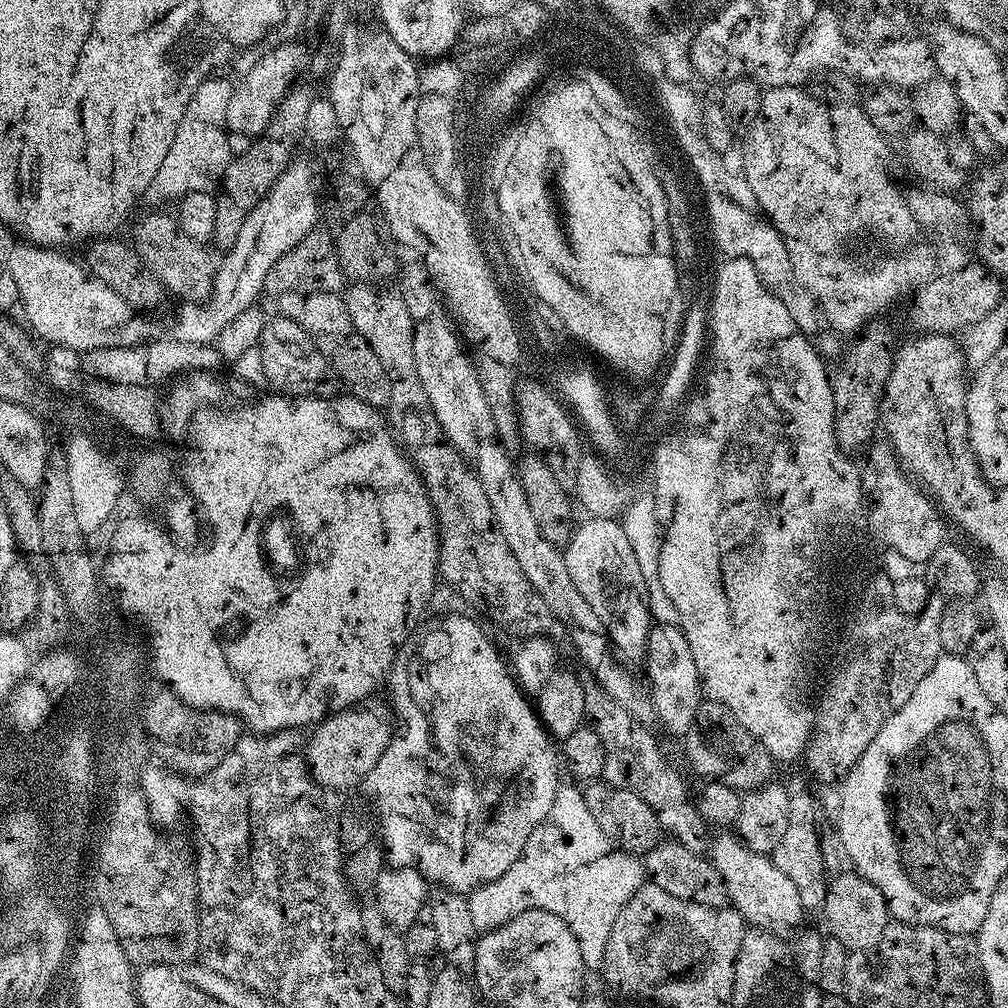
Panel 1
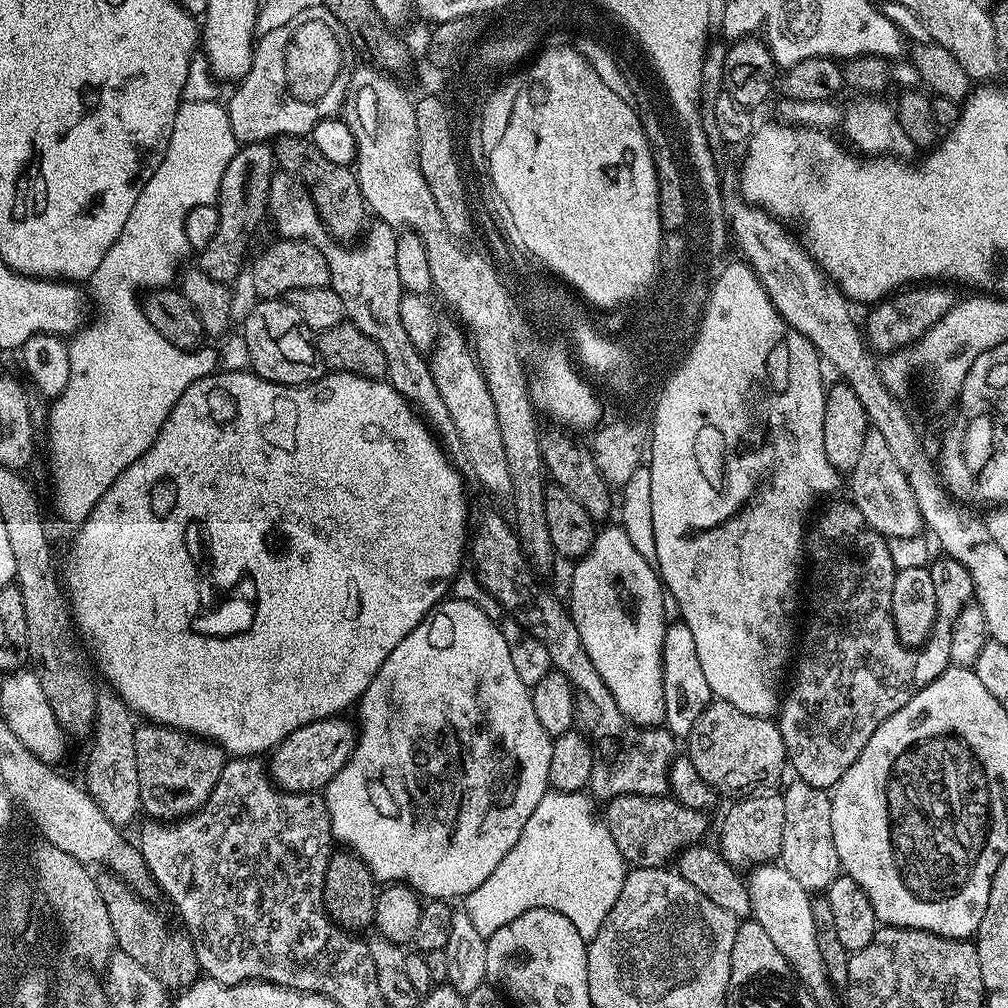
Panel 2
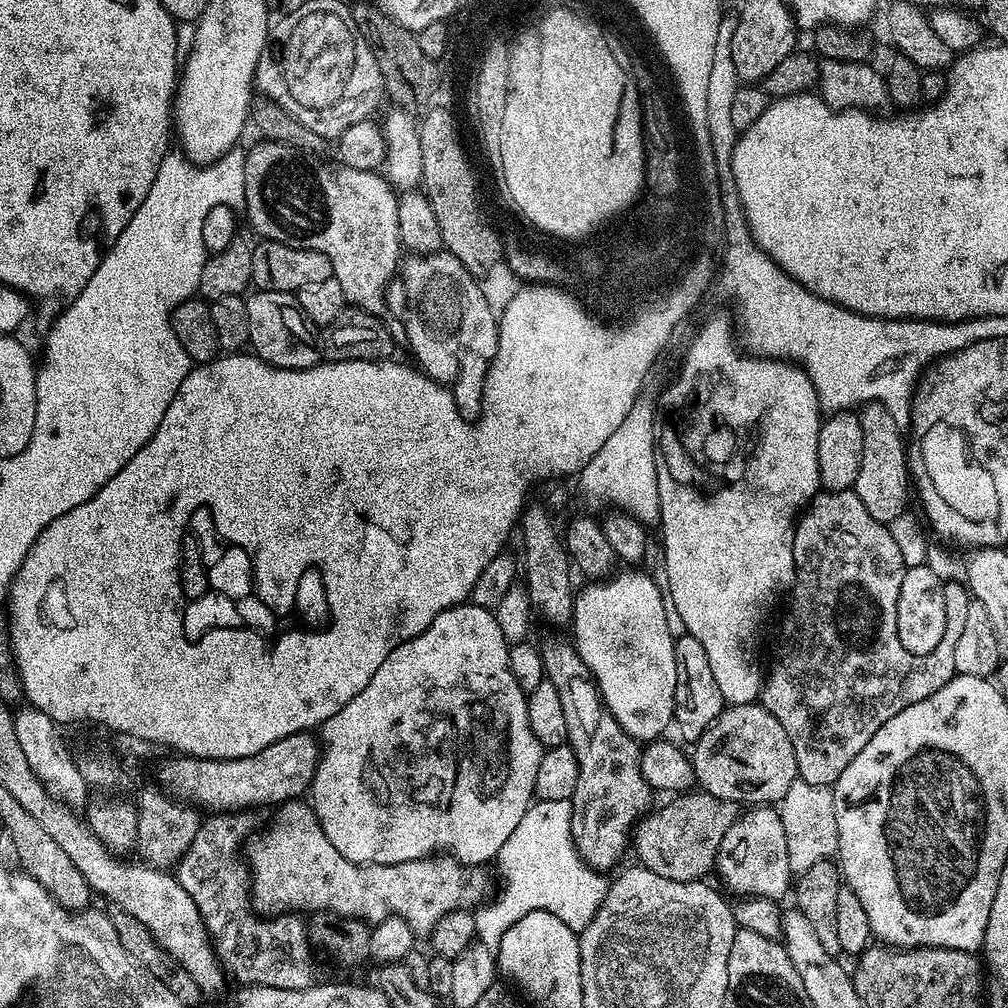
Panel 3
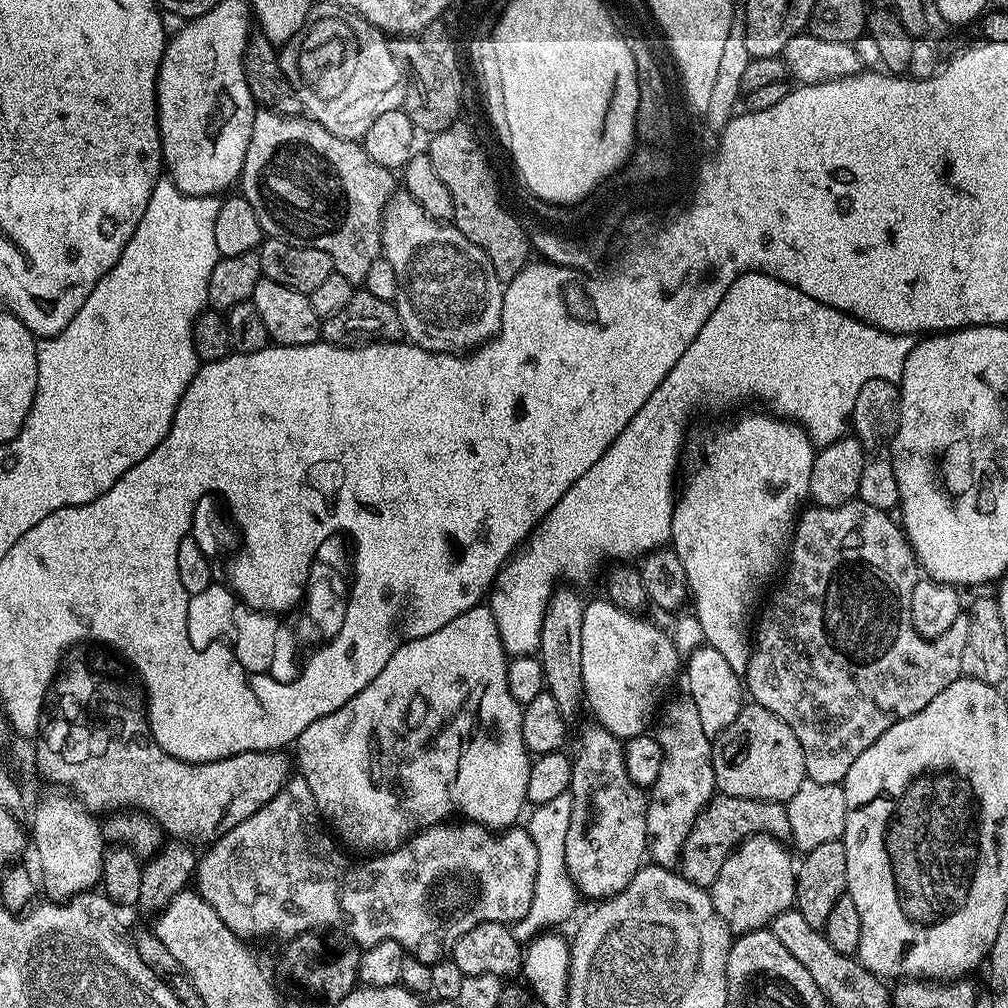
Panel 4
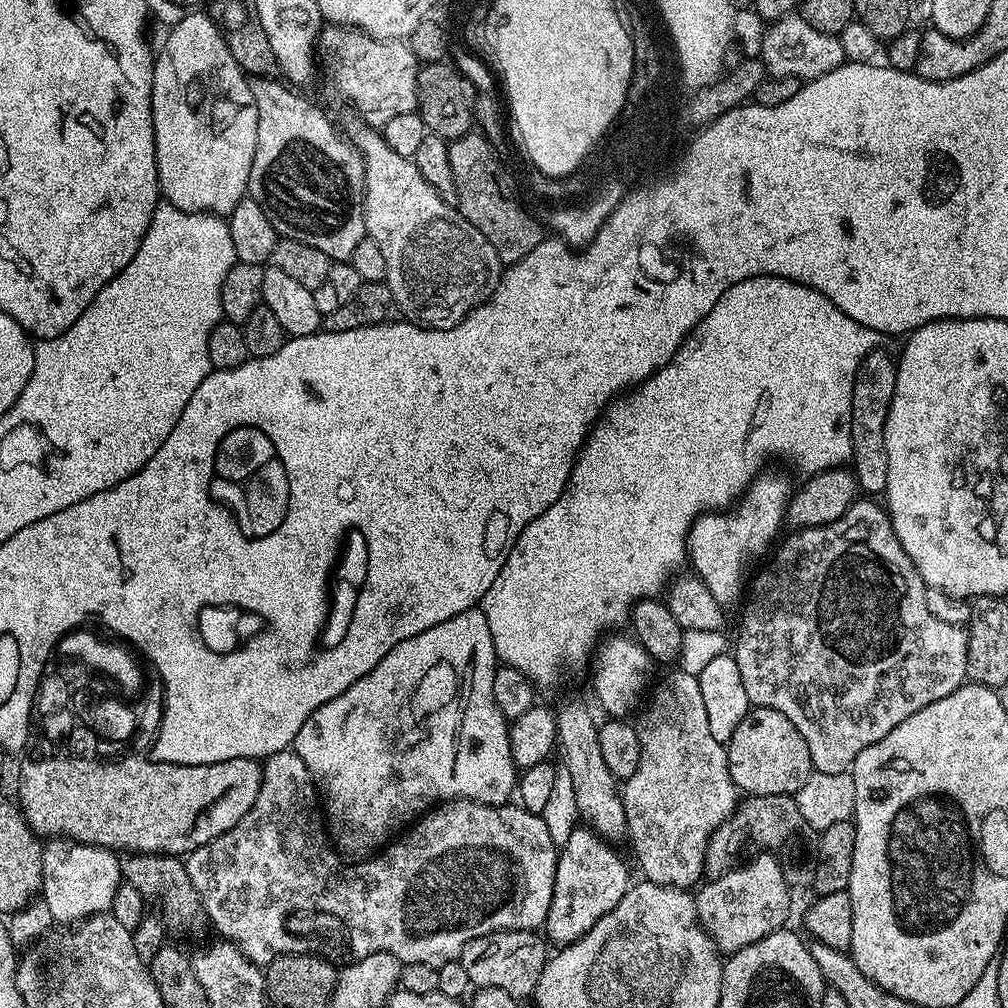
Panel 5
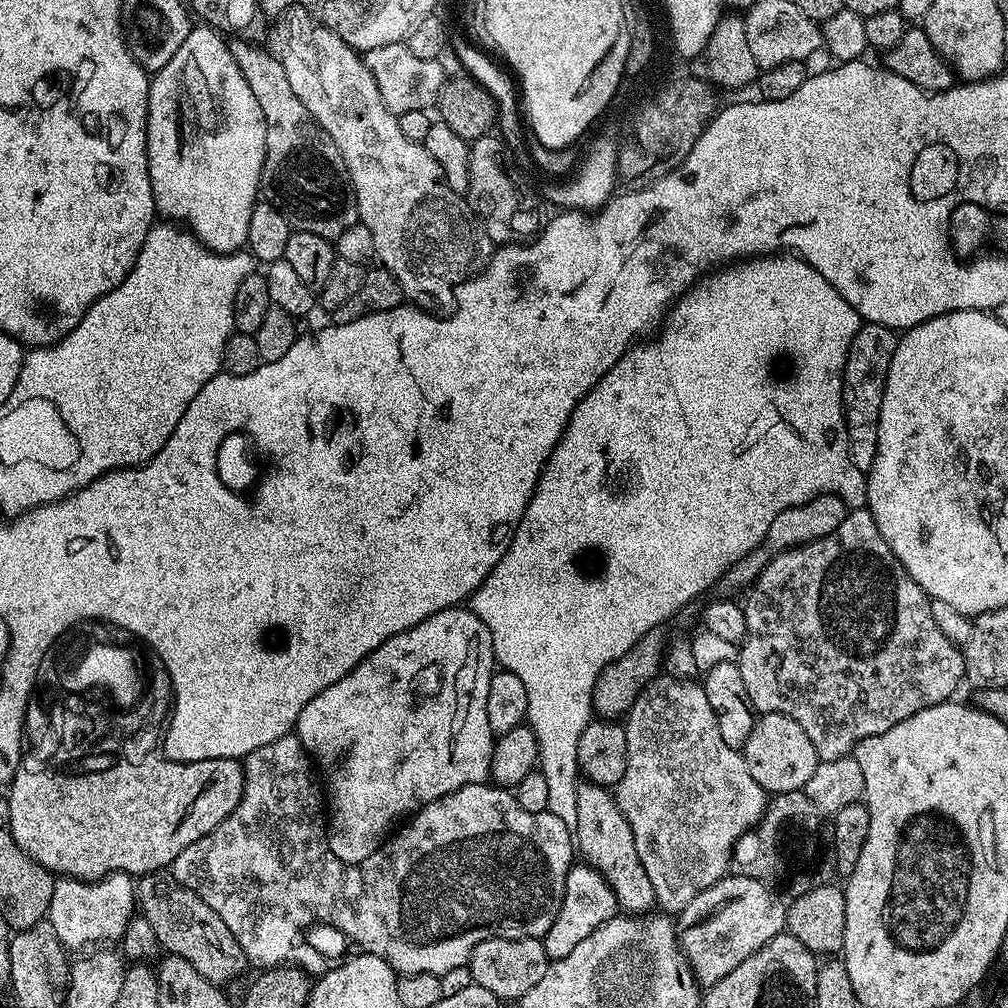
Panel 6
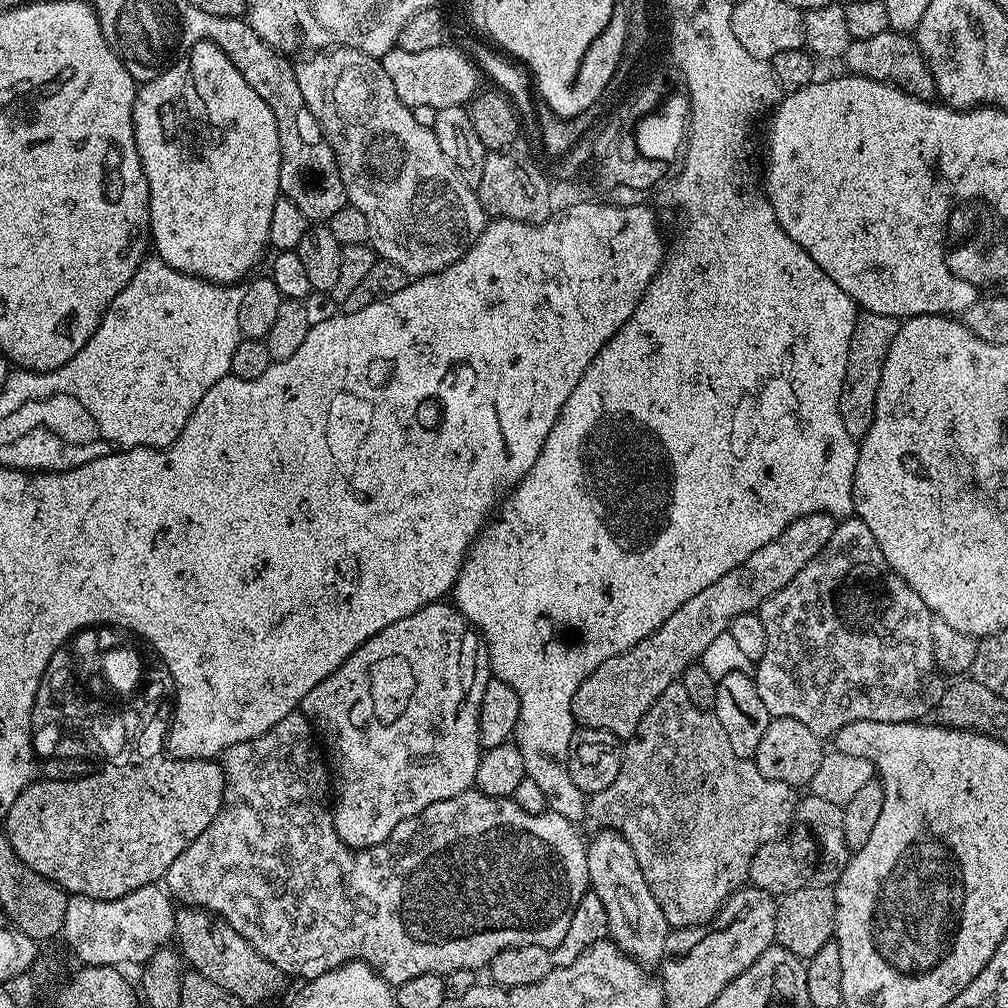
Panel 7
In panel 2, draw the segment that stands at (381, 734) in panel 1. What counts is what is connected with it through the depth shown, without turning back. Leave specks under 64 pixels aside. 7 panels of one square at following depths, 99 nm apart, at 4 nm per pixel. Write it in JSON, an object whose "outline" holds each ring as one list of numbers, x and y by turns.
{"outline":[[329,718,327,720,315,720,298,730,294,730,284,741,276,745,271,753,272,768,270,764,270,776,277,789,286,793,298,794,298,792,316,792,328,787,328,783,335,778,346,766,348,759,352,757,355,748,355,740,358,732,352,728,344,718]]}

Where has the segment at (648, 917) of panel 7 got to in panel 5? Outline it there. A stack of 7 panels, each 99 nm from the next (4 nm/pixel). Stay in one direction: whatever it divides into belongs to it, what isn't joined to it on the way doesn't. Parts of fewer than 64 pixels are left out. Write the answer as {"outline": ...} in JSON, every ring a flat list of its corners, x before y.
{"outline":[[574,698,566,701,556,712,558,726,558,746,563,752,563,767,567,768,573,780,575,802,578,803,580,816,589,827,609,842,617,842,627,835,625,806,616,778,610,774,609,767,603,761,602,749,599,746,598,728,589,708]]}

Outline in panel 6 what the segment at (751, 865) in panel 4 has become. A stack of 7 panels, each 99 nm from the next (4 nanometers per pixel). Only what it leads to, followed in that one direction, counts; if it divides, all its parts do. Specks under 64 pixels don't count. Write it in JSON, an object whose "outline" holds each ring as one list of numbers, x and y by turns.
{"outline":[[729,874,698,894,678,913,680,951,691,975,701,986,710,986,734,966,750,958,770,938,781,935,786,928,786,904,781,893,769,888,763,880]]}

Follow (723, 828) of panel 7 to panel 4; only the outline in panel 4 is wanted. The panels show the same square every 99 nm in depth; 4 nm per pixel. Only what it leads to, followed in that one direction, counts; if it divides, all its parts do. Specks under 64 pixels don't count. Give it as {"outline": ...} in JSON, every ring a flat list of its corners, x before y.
{"outline":[[687,698,670,700,663,705,655,725,657,728,654,728,656,741,662,748,662,770,658,770,658,778,652,784,646,810,650,860,661,868,672,868,679,861,682,846,698,814,717,795,712,740,702,730,698,710]]}

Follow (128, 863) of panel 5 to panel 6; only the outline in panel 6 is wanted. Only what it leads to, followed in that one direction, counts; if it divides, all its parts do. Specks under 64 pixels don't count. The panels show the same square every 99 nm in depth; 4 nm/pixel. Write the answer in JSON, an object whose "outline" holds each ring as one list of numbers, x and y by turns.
{"outline":[[162,870,137,879,135,885,142,914,146,922,150,922,161,949,167,955,186,958,202,978,221,986,228,986,231,980,249,971,250,965,242,946,238,946,238,938,230,934,226,922,222,922,222,918,218,918,218,914,194,894,194,890,182,886,182,882,174,879,171,873]]}

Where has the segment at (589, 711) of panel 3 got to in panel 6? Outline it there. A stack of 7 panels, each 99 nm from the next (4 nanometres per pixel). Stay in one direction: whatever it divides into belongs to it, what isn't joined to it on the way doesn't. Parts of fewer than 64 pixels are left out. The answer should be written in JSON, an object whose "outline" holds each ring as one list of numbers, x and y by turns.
{"outline":[[587,862,573,863,566,878,562,910,558,912,558,918,554,918,554,926,550,926,548,933,542,937,549,961,566,958,566,954,570,954,584,939,590,938,598,926,610,922,616,915,616,895,603,874]]}

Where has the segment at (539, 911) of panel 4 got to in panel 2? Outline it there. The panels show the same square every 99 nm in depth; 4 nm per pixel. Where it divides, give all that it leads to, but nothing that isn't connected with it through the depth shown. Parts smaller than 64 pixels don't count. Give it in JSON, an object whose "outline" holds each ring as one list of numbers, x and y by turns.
{"outline":[[583,791,545,792,518,842,484,879,482,886,471,889,466,897,466,911,478,934,487,938,499,928,505,928,530,908,530,902,522,904,522,900,536,900,536,892,542,888,550,890,550,886,554,886,553,911,562,908,564,902,564,917,576,920,575,929,592,930,598,926,596,908,606,908,608,898,616,904,622,894,626,861,607,827,596,821,592,803,593,797]]}

